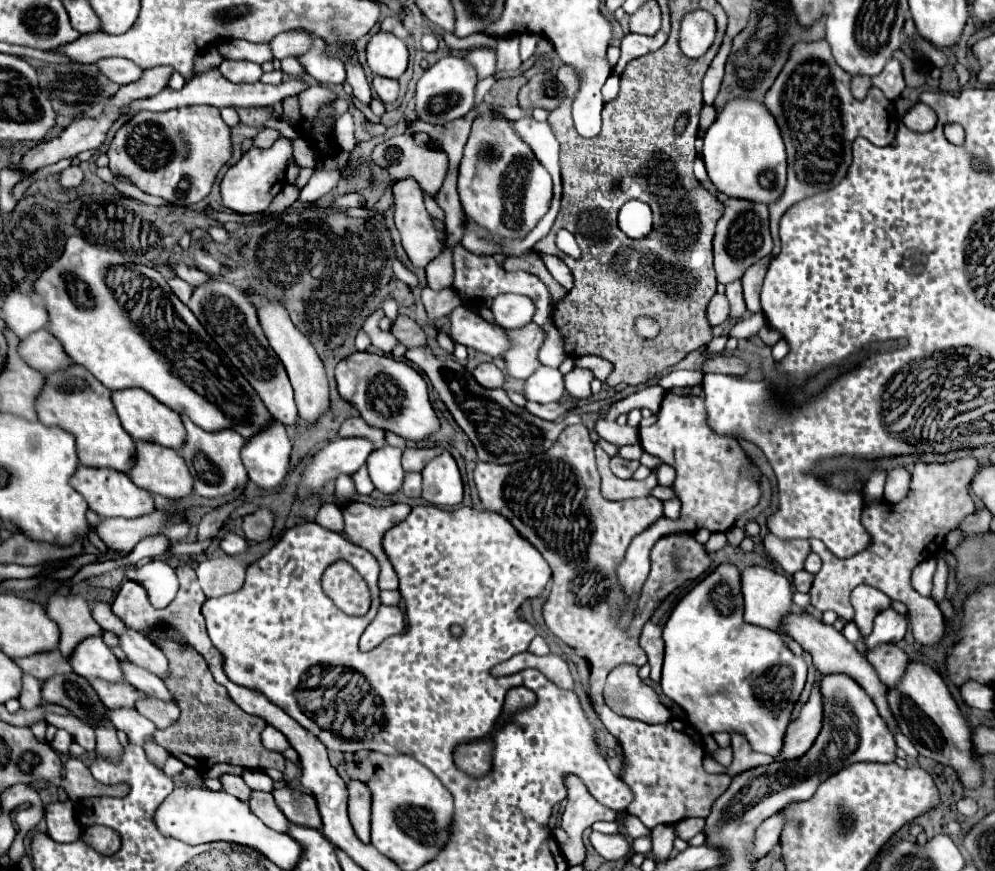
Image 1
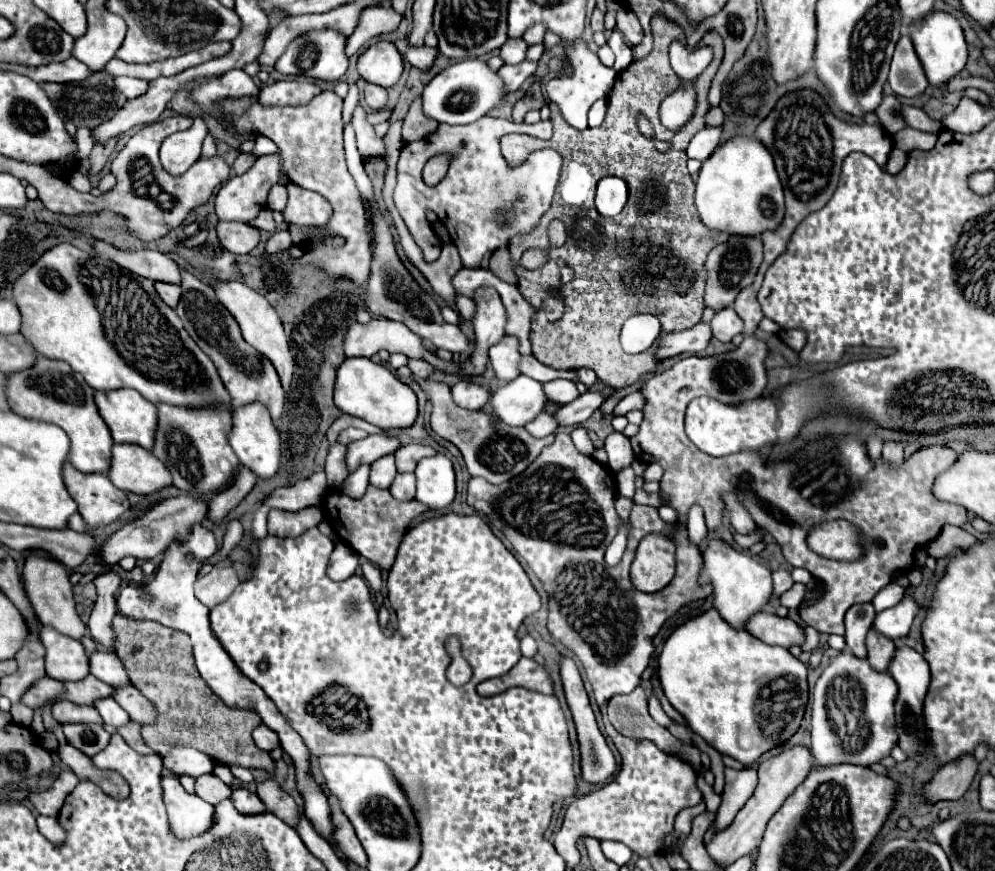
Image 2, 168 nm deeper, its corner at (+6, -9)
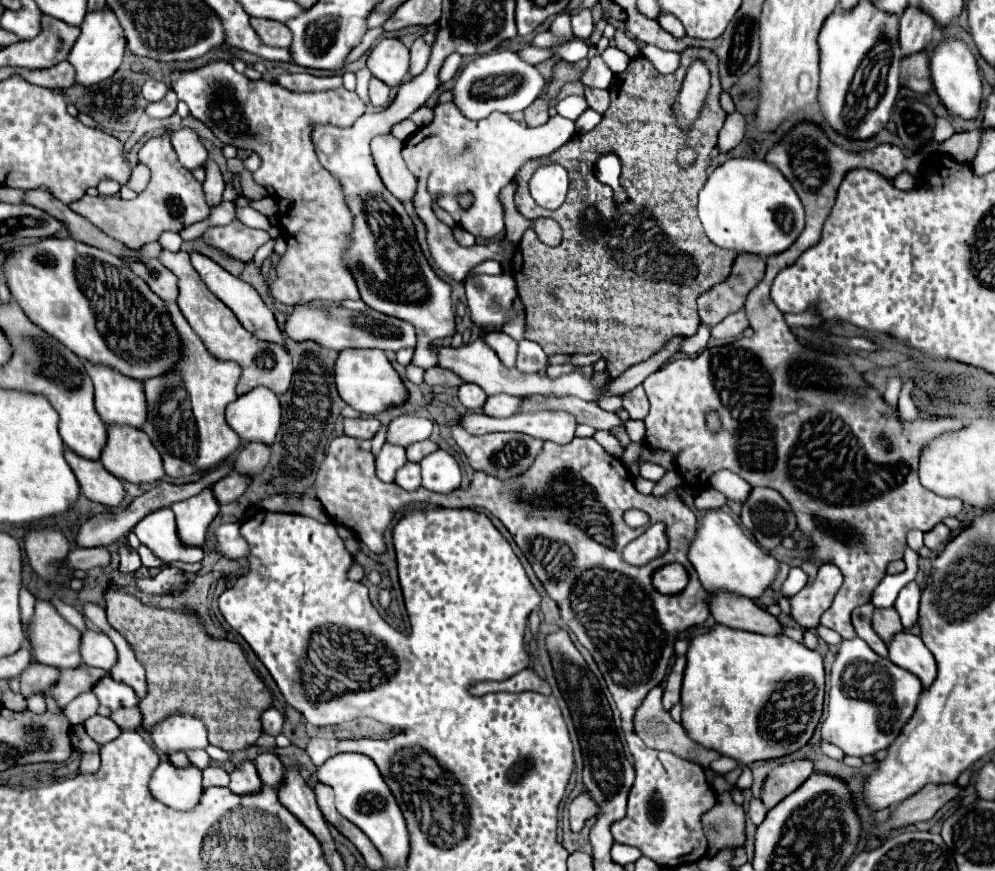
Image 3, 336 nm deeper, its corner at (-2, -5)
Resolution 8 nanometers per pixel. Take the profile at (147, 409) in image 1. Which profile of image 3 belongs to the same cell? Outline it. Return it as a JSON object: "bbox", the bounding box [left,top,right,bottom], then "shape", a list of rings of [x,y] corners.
{"bbox":[84,363,148,429],"shape":[[[84,363],[84,365],[88,369],[88,375],[94,381],[94,401],[96,401],[96,411],[102,417],[102,421],[106,425],[130,425],[134,429],[142,429],[144,419],[148,415],[144,385],[140,381],[134,381],[134,379],[128,379],[128,377],[116,373],[110,367],[90,365],[90,363]]]}

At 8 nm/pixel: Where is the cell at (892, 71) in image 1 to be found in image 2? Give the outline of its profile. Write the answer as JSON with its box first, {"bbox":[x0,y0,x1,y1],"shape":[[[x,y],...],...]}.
{"bbox":[876,95,906,135],"shape":[[[884,95],[882,105],[876,109],[876,115],[878,115],[880,121],[882,121],[882,127],[884,127],[890,135],[894,135],[894,133],[898,133],[900,129],[906,127],[906,121],[898,115],[896,101],[898,101],[898,99],[896,99],[894,95]]]}

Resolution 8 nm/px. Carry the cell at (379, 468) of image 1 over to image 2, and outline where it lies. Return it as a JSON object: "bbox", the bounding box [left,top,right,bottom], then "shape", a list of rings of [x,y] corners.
{"bbox":[370,455,396,489],"shape":[[[384,455],[370,465],[370,483],[378,489],[388,489],[396,477],[394,455]]]}

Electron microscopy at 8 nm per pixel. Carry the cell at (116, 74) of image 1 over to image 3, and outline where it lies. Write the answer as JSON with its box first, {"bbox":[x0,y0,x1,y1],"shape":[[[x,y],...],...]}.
{"bbox":[142,79,168,101],"shape":[[[148,79],[144,85],[142,85],[142,95],[146,101],[160,101],[164,95],[166,95],[168,87],[162,83],[162,81],[154,81],[154,79]]]}

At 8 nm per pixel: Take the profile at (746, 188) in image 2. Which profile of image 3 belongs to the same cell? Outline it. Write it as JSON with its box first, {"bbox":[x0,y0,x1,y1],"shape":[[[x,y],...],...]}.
{"bbox":[698,157,804,257],"shape":[[[734,157],[716,167],[698,195],[698,217],[712,243],[762,257],[788,249],[804,229],[804,207],[788,179],[768,161]]]}

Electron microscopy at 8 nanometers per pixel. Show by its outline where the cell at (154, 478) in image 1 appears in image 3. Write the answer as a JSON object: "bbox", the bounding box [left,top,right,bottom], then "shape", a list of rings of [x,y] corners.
{"bbox":[100,425,166,485],"shape":[[[110,425],[108,427],[108,443],[100,457],[100,463],[118,479],[124,479],[128,483],[138,483],[138,485],[156,483],[166,475],[160,453],[148,441],[148,437],[142,433],[142,429],[132,429],[126,425]]]}

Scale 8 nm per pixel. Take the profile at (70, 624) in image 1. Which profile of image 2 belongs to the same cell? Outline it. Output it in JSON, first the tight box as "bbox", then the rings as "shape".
{"bbox":[22,555,86,639],"shape":[[[30,555],[24,563],[22,577],[24,577],[24,587],[28,591],[30,603],[36,611],[40,623],[54,627],[56,631],[60,631],[62,635],[68,635],[72,639],[80,639],[86,631],[86,625],[80,621],[80,617],[76,613],[76,605],[74,605],[74,597],[72,597],[72,583],[68,581],[66,567],[48,557]]]}

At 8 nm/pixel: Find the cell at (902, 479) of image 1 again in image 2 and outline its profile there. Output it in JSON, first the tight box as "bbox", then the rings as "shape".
{"bbox":[882,441,904,463],"shape":[[[886,441],[882,449],[882,457],[892,463],[900,463],[904,459],[904,443],[902,441]]]}

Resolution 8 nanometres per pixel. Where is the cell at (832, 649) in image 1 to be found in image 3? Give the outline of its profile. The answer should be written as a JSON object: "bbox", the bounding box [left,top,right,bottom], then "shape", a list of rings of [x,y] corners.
{"bbox":[710,593,784,635],"shape":[[[716,593],[710,601],[710,613],[718,623],[732,629],[762,635],[780,635],[784,629],[784,625],[766,609],[758,607],[748,597],[738,597],[734,593]]]}

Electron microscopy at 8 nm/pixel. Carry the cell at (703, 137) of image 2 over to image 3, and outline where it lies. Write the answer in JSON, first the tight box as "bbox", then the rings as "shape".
{"bbox":[716,111,746,153],"shape":[[[736,111],[730,113],[730,115],[726,117],[726,121],[724,121],[724,127],[722,127],[720,133],[718,133],[716,149],[718,149],[720,153],[730,151],[732,147],[736,147],[736,145],[742,141],[744,131],[746,131],[746,121],[744,121],[744,117],[742,117],[740,113],[736,113]]]}

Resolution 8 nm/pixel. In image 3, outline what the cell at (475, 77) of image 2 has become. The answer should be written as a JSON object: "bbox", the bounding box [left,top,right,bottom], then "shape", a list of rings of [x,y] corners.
{"bbox":[452,51,544,119],"shape":[[[494,51],[488,55],[482,55],[468,63],[458,75],[452,85],[452,103],[464,113],[468,119],[484,119],[494,111],[500,113],[516,113],[524,111],[542,91],[544,77],[542,73],[524,63],[514,51]]]}

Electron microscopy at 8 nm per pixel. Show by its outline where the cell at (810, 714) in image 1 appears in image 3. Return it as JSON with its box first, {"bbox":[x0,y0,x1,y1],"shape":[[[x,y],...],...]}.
{"bbox":[762,759,814,811],"shape":[[[794,759],[788,763],[776,765],[762,785],[762,803],[770,811],[776,807],[784,797],[788,797],[792,791],[796,791],[814,771],[814,763],[810,759]]]}

